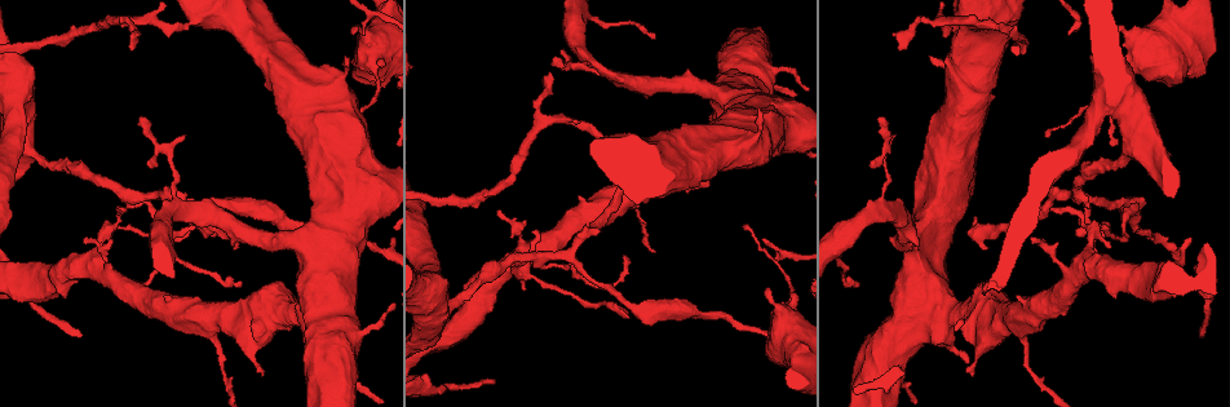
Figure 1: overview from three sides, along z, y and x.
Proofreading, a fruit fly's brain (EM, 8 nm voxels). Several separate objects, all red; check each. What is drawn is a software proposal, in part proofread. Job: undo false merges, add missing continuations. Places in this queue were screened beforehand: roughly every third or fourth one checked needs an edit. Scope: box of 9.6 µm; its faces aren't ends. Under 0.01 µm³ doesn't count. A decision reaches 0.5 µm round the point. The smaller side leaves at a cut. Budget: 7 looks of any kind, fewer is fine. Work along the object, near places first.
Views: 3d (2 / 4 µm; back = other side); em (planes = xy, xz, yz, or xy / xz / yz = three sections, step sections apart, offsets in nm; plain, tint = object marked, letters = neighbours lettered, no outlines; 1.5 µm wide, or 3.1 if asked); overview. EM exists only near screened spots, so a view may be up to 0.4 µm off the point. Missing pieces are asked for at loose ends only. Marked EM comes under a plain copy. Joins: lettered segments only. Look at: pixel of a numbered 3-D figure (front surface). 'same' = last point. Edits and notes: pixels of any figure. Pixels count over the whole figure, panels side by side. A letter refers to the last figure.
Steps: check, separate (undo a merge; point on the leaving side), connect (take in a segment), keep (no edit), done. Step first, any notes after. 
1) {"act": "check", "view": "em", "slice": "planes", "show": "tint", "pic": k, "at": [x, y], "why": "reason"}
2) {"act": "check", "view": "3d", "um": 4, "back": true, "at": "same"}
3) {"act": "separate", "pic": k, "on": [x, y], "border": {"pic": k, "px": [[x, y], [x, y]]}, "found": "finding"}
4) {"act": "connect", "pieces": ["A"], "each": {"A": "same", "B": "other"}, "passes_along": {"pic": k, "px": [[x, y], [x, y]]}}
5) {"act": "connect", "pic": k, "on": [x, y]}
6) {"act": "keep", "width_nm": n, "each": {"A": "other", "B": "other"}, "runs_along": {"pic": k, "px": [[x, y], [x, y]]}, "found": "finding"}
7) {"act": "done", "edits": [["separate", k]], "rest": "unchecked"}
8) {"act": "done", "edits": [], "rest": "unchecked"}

{"act": "check", "view": "em", "slice": "planes", "show": "letters", "pic": 1, "at": [141, 118], "why": "branch stops here"}

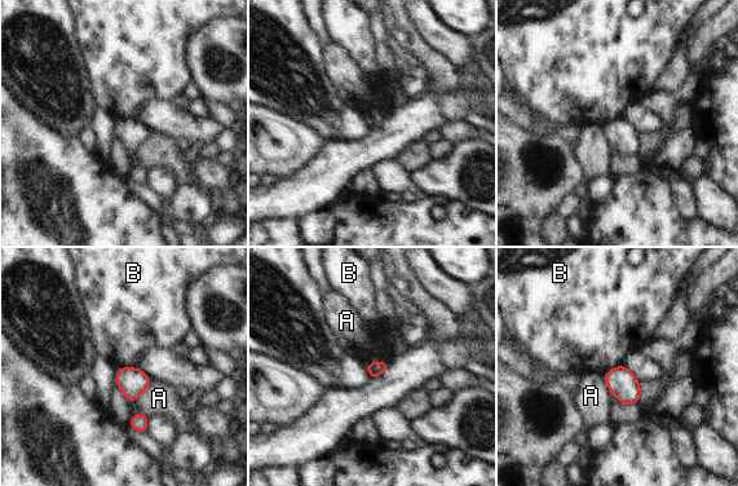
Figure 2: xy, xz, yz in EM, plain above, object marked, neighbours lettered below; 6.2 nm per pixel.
{"act": "keep", "longest_contact_nm": ["A", 200], "each": {"A": "other", "B": "other"}, "found": "none of them fits"}

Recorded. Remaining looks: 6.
{"act": "check", "view": "em", "slice": "planes", "show": "letters", "pic": 1, "at": [1102, 199]}

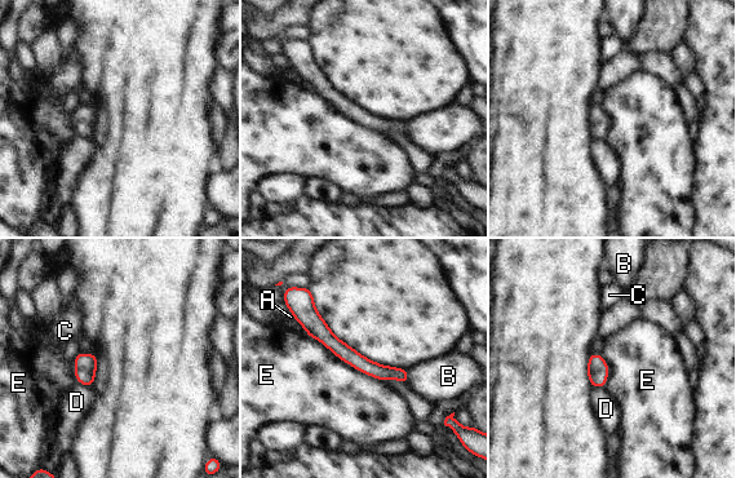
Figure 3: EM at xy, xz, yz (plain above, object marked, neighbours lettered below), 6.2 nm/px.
{"act": "keep", "each": {"A": "other", "B": "other", "C": "other", "D": "other", "E": "other"}, "border": {"pic": 3, "px": [[306, 333], [353, 367], [384, 381]]}, "found": "one cell here"}

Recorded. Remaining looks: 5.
{"act": "check", "view": "3d", "um": 4, "pic": 1, "at": [965, 231], "why": "an open end"}

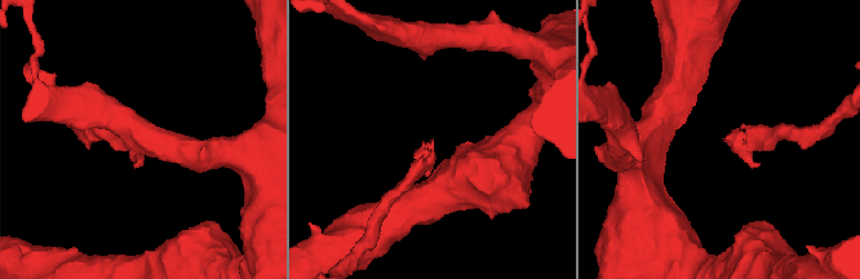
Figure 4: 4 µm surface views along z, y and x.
{"act": "check", "view": "em", "slice": "planes", "show": "letters", "pic": 4, "at": [430, 139]}

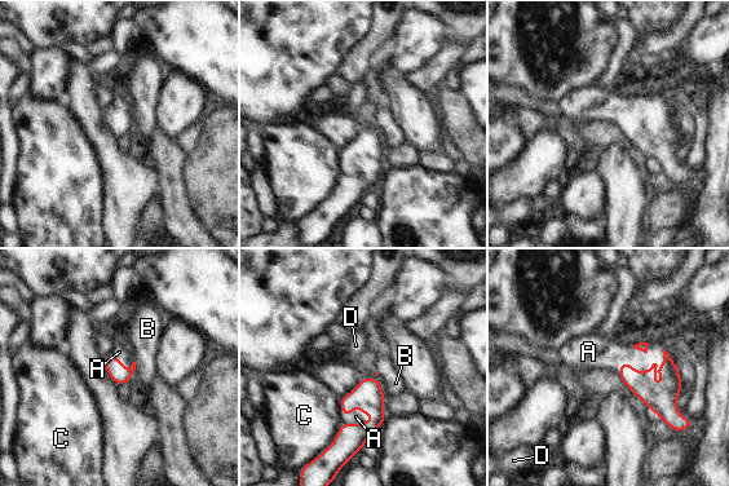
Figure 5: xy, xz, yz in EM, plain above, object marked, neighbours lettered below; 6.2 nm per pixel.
{"act": "connect", "pieces": ["A"], "each": {"A": "same", "B": "other", "C": "other", "D": "other"}, "passes_along": {"pic": 5, "px": [[662, 400], [653, 375], [640, 361]]}, "found": "it goes on there"}

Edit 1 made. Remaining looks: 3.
{"act": "done", "edits": [["connect", 5]], "rest": "unchecked"}

